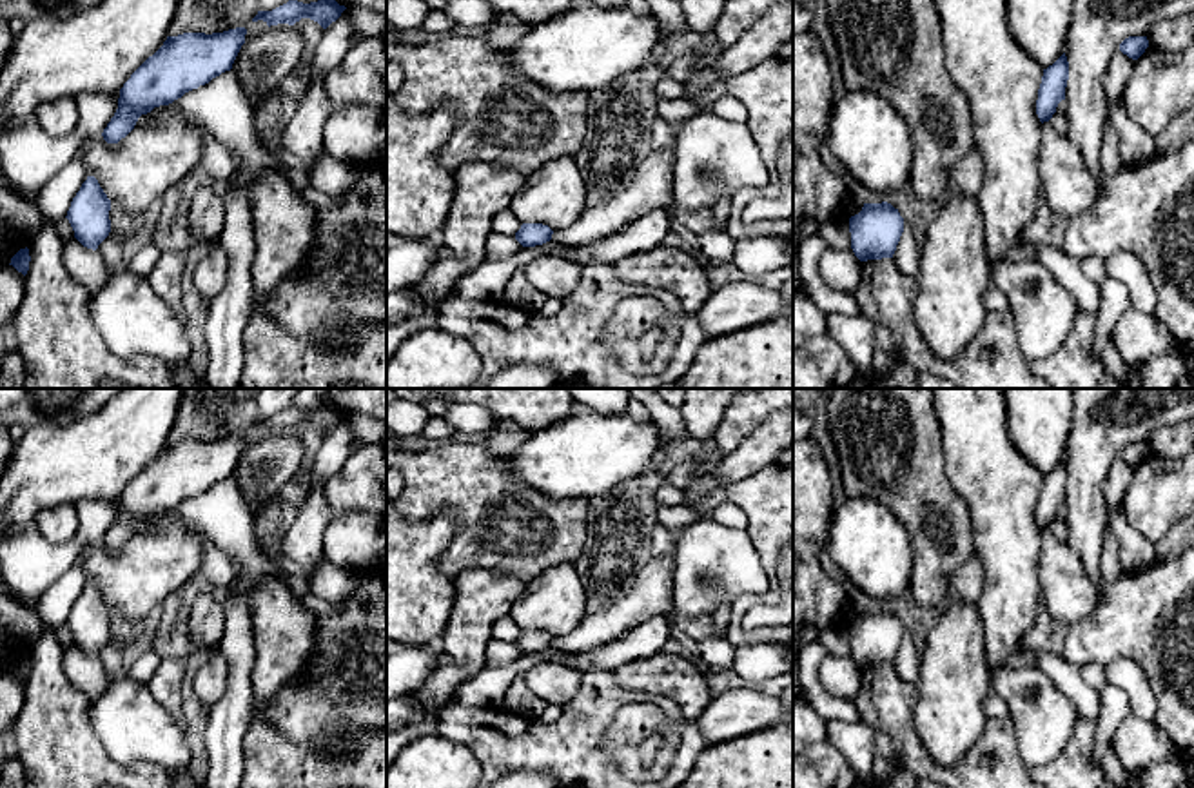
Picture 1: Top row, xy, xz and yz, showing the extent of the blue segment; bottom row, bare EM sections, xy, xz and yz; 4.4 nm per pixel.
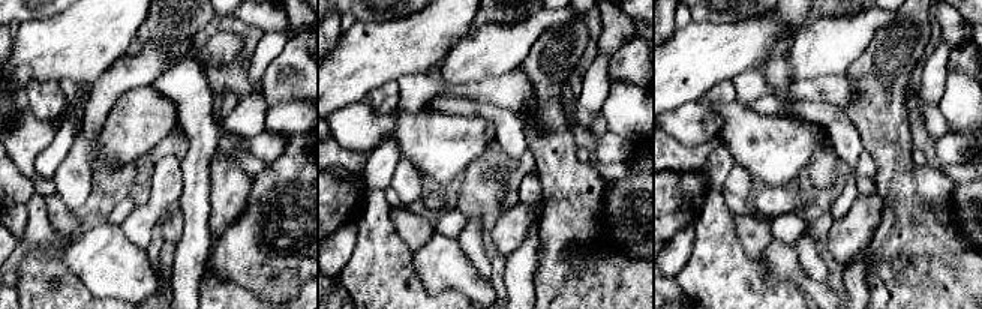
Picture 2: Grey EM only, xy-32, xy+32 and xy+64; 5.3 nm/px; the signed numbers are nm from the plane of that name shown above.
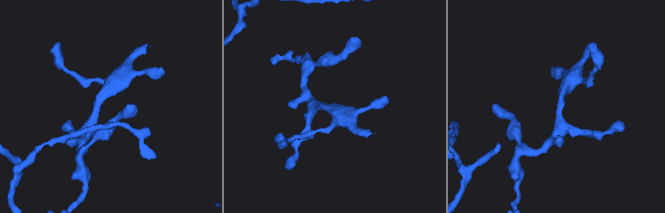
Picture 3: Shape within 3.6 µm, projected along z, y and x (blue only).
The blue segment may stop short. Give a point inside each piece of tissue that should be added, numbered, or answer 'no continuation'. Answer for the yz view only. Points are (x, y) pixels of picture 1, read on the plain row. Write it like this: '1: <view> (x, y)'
no continuation

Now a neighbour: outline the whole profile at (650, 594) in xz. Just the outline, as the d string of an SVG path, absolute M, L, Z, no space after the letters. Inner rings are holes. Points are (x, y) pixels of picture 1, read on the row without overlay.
M675 548L666 556L651 556L637 572L633 585L608 608L584 614L568 634L557 635L552 646L566 654L581 654L608 645L635 625L673 610Z

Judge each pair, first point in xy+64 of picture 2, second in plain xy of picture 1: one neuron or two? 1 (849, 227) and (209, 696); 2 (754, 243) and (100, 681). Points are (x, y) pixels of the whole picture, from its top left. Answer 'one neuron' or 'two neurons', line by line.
1: one neuron
2: one neuron

